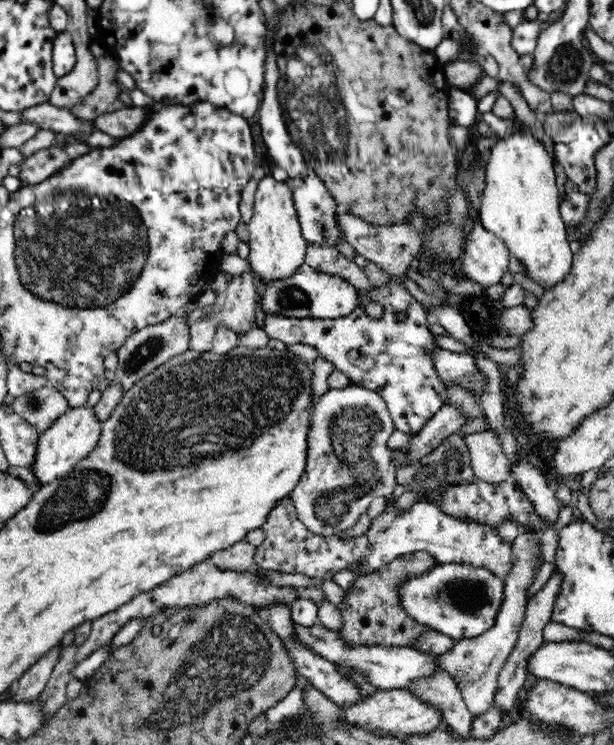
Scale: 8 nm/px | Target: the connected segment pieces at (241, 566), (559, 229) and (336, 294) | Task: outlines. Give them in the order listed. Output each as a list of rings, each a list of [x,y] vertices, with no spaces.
[[[242,540],[229,548],[216,550],[207,560],[222,570],[254,570],[257,568],[252,559],[254,552],[255,547]]]
[[[517,118],[511,121],[509,130],[486,150],[489,156],[484,188],[476,214],[484,228],[502,238],[511,253],[530,269],[532,279],[547,290],[568,275],[574,253],[564,233],[566,224],[558,201],[555,155],[534,138],[522,121]]]
[[[302,263],[292,275],[278,279],[258,280],[257,299],[265,318],[332,319],[350,314],[356,308],[358,295],[356,287],[348,281],[338,276],[317,272],[309,264]]]

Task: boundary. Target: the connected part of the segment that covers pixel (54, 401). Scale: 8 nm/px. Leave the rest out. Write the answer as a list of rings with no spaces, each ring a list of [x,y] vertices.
[[[49,385],[39,388],[34,392],[16,397],[11,405],[26,422],[33,424],[39,433],[50,428],[69,409],[66,397]]]

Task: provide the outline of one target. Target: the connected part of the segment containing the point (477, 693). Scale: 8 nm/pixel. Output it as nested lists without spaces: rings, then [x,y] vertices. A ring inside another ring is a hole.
[[[521,530],[511,544],[510,568],[502,578],[502,603],[497,613],[496,623],[488,632],[473,639],[457,640],[446,652],[434,654],[430,658],[430,663],[436,667],[436,670],[450,673],[455,678],[460,678],[461,675],[468,677],[468,686],[464,686],[463,697],[473,715],[484,712],[490,706],[490,702],[494,701],[496,678],[518,642],[530,602],[530,590],[544,562],[542,536],[534,531]]]

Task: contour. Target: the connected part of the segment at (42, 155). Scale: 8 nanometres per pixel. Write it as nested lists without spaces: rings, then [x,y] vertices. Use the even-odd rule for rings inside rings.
[[[57,145],[50,146],[48,148],[40,148],[28,156],[24,155],[22,163],[18,165],[18,182],[22,186],[32,186],[46,180],[50,174],[54,174],[56,170],[60,170],[60,166],[64,166],[68,160],[70,160],[69,151],[64,151]]]

